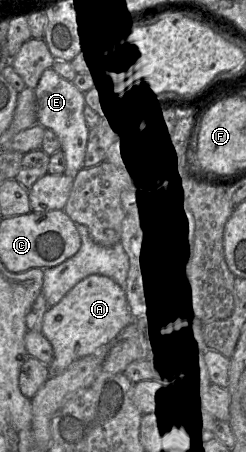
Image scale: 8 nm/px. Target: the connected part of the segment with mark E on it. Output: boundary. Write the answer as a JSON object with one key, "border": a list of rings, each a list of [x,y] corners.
{"border":[[[53,68],[46,69],[34,89],[36,97],[37,123],[44,129],[52,130],[61,143],[66,158],[64,174],[75,177],[84,168],[84,158],[88,142],[89,128],[84,119],[85,94],[71,81],[60,76]]]}

